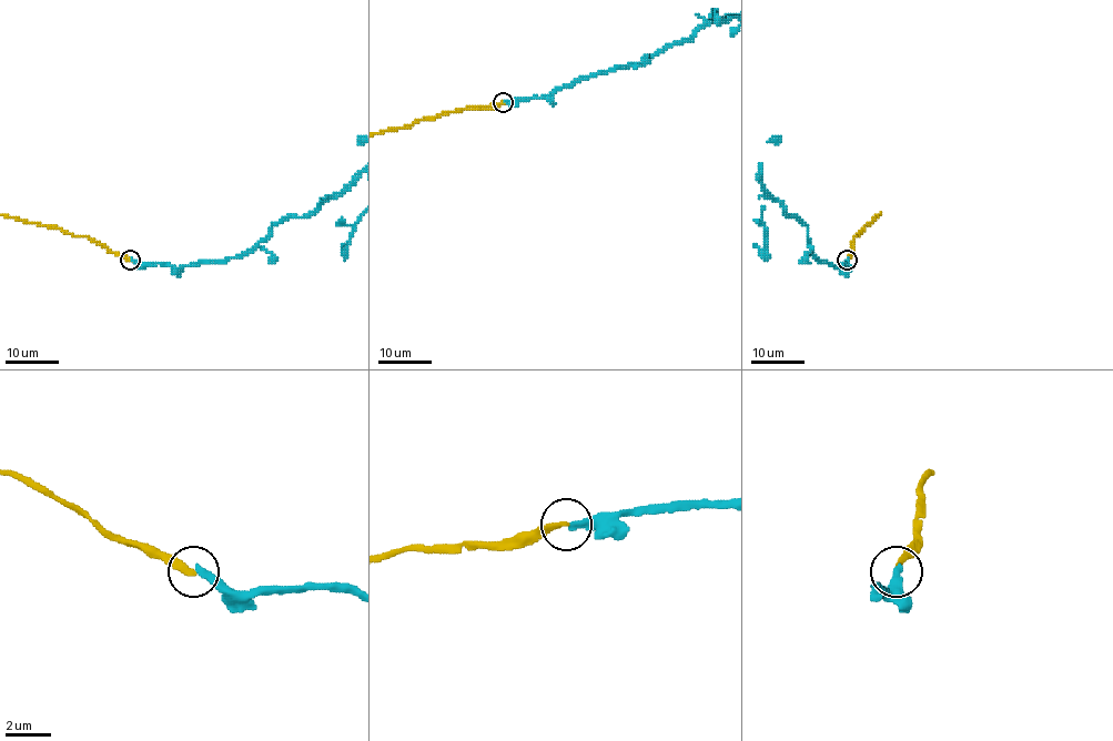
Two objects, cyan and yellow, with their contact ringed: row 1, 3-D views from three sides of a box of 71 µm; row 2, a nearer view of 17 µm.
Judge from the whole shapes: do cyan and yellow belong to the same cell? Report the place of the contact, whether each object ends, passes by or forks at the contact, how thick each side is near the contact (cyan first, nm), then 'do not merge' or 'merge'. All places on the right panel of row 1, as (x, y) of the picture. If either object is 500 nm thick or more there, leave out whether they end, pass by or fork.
(847, 260) | cyan ends | yellow ends | 320/280 nm | do not merge

